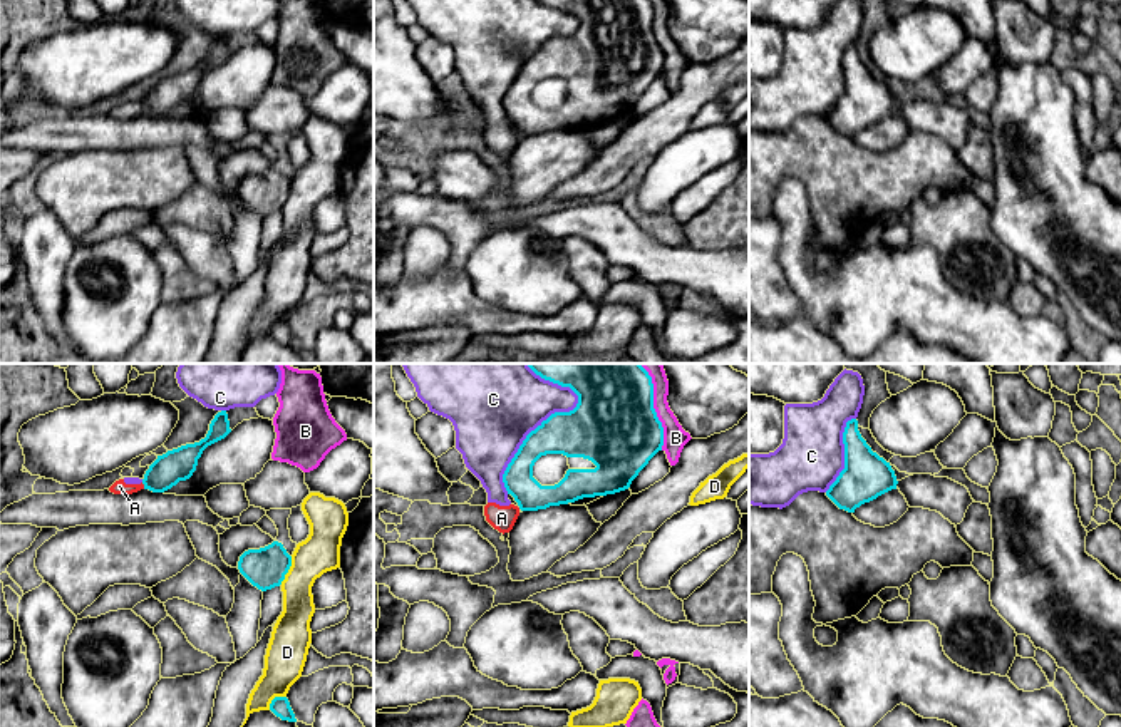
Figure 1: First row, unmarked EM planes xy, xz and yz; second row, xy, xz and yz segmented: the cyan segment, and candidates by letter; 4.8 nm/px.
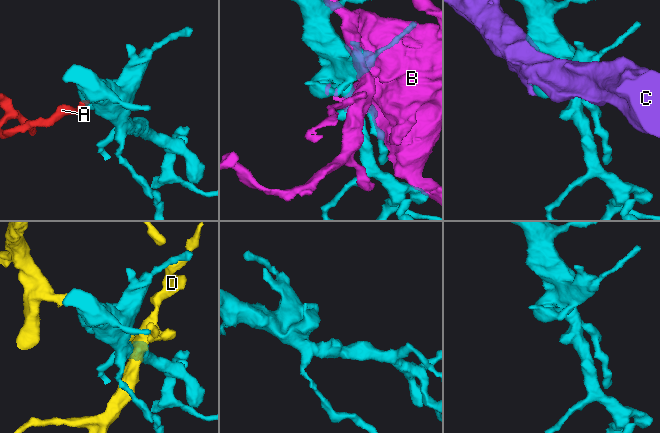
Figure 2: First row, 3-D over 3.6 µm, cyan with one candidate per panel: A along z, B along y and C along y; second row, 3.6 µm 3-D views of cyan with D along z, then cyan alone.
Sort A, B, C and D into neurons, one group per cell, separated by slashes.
A C / B / D

